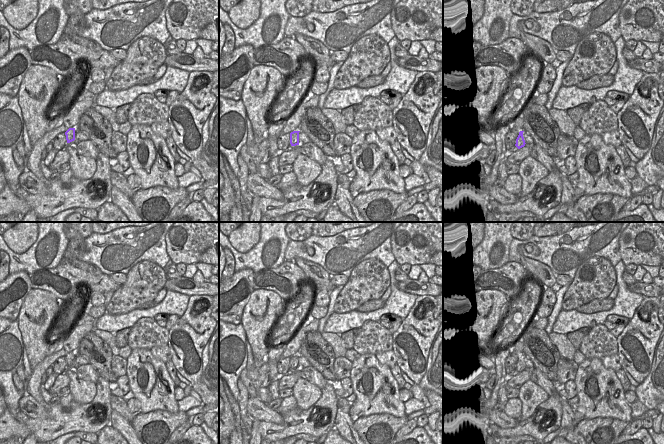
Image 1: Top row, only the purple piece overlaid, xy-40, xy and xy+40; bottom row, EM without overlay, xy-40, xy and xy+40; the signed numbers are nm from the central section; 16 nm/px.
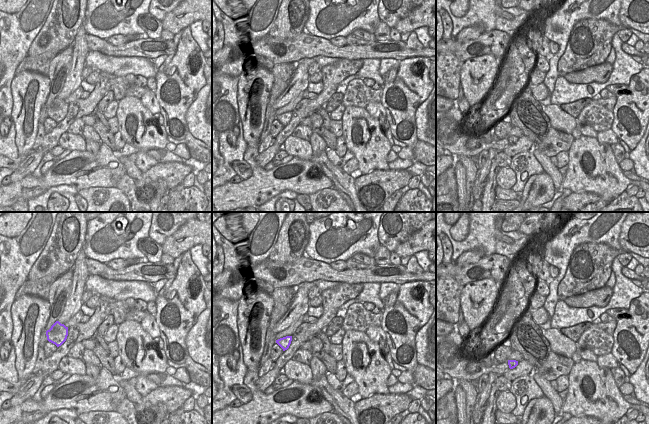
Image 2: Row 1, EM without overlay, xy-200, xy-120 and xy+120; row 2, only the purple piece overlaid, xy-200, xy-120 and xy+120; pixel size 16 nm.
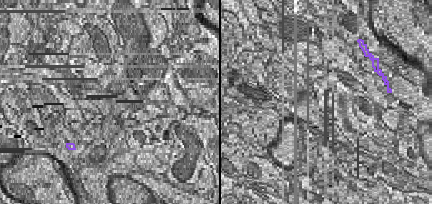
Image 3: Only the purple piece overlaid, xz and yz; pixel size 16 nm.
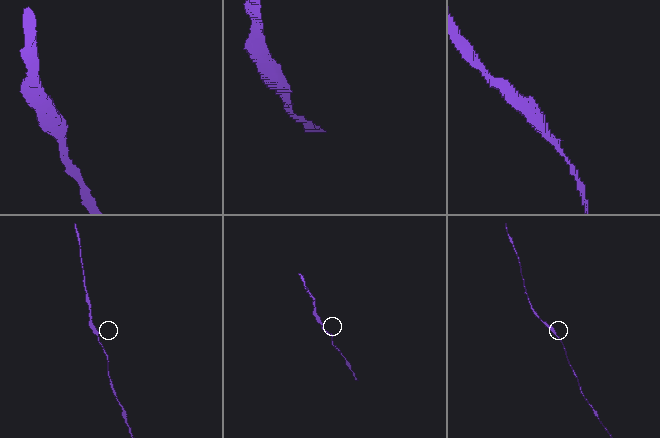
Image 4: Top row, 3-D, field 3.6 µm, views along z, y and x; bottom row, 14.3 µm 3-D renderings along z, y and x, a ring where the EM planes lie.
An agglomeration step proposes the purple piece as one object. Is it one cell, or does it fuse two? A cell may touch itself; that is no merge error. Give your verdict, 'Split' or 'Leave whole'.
Leave whole.

